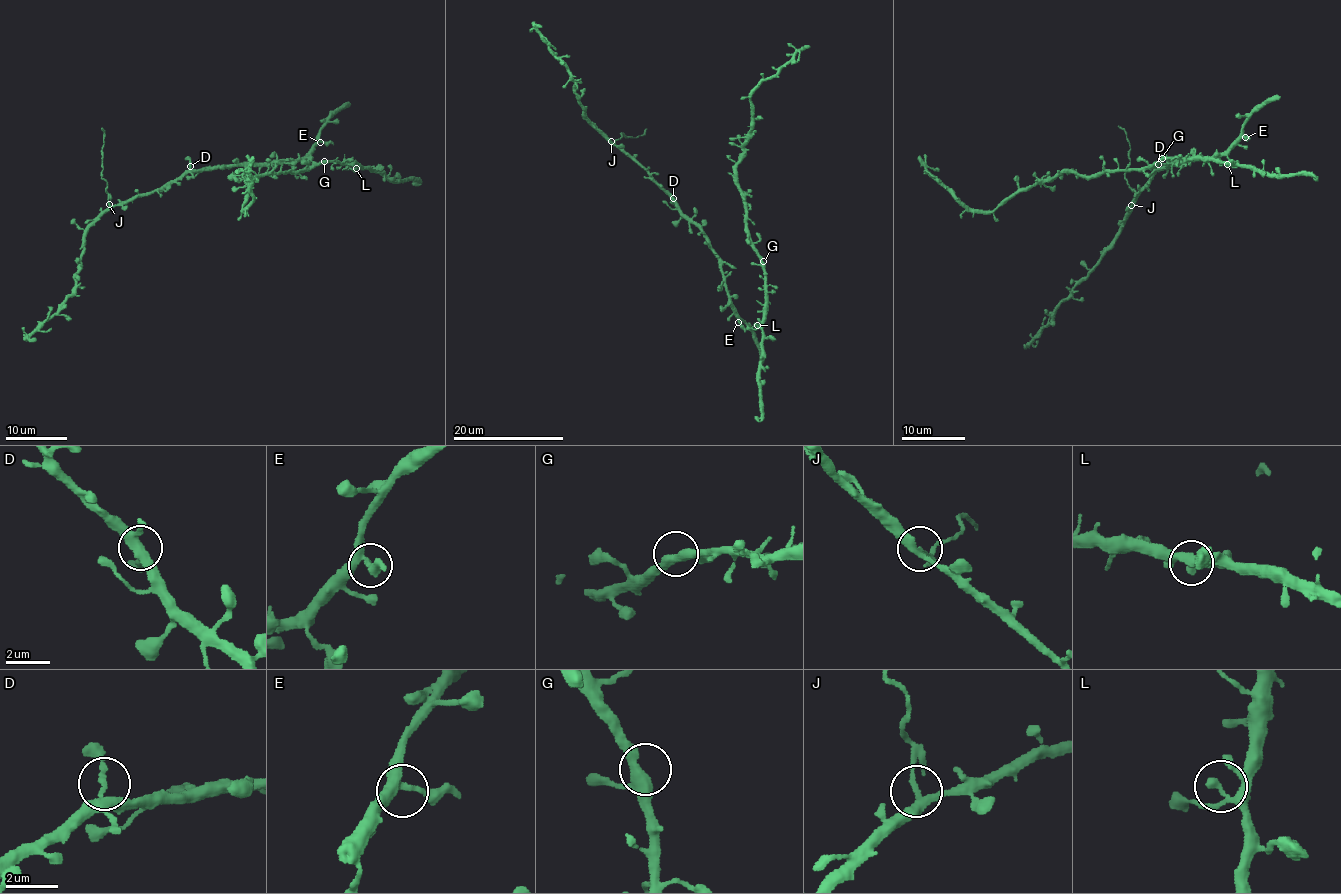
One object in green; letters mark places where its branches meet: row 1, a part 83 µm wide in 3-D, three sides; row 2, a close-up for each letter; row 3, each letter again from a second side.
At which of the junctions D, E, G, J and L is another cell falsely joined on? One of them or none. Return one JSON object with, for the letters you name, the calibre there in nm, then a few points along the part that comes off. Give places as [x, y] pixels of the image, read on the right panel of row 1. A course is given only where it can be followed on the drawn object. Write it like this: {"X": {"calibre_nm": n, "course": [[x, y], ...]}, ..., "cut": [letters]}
{"J": {"calibre_nm": 220, "course": [[1131, 204], [1134, 192], [1125, 176], [1131, 146], [1125, 132], [1118, 125]]}, "cut": ["J"]}

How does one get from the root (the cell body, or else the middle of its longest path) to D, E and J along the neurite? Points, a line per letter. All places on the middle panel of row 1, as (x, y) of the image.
D: (714, 253), (708, 239), (681, 212), (673, 198)
E: (714, 253), (723, 275), (728, 303), (738, 322)
J: (714, 253), (708, 239), (681, 212), (672, 194), (611, 142)

